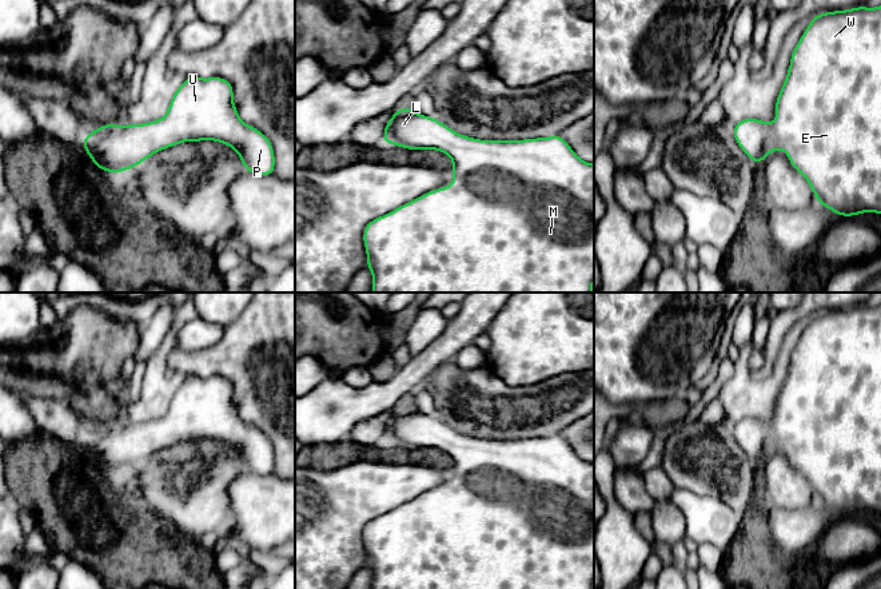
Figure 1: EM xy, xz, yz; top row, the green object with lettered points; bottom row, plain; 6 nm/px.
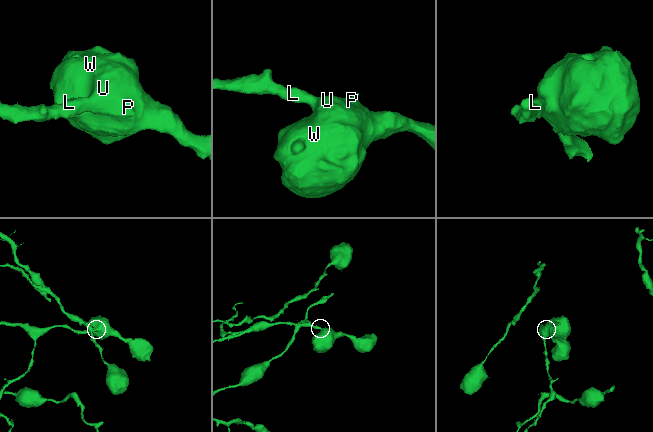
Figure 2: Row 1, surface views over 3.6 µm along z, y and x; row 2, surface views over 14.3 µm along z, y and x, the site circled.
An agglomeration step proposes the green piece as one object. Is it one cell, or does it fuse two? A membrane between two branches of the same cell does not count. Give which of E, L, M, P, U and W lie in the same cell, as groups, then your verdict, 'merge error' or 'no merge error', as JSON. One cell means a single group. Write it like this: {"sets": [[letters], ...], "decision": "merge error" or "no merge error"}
{"sets": [["E", "L", "M", "P", "U", "W"]], "decision": "no merge error"}

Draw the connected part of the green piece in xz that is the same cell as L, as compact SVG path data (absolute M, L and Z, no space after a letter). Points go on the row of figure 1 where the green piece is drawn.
M402 107L386 122L383 144L449 155L455 182L366 224L363 244L366 267L372 271L372 292L593 292L594 164L579 159L561 135L481 140Z

